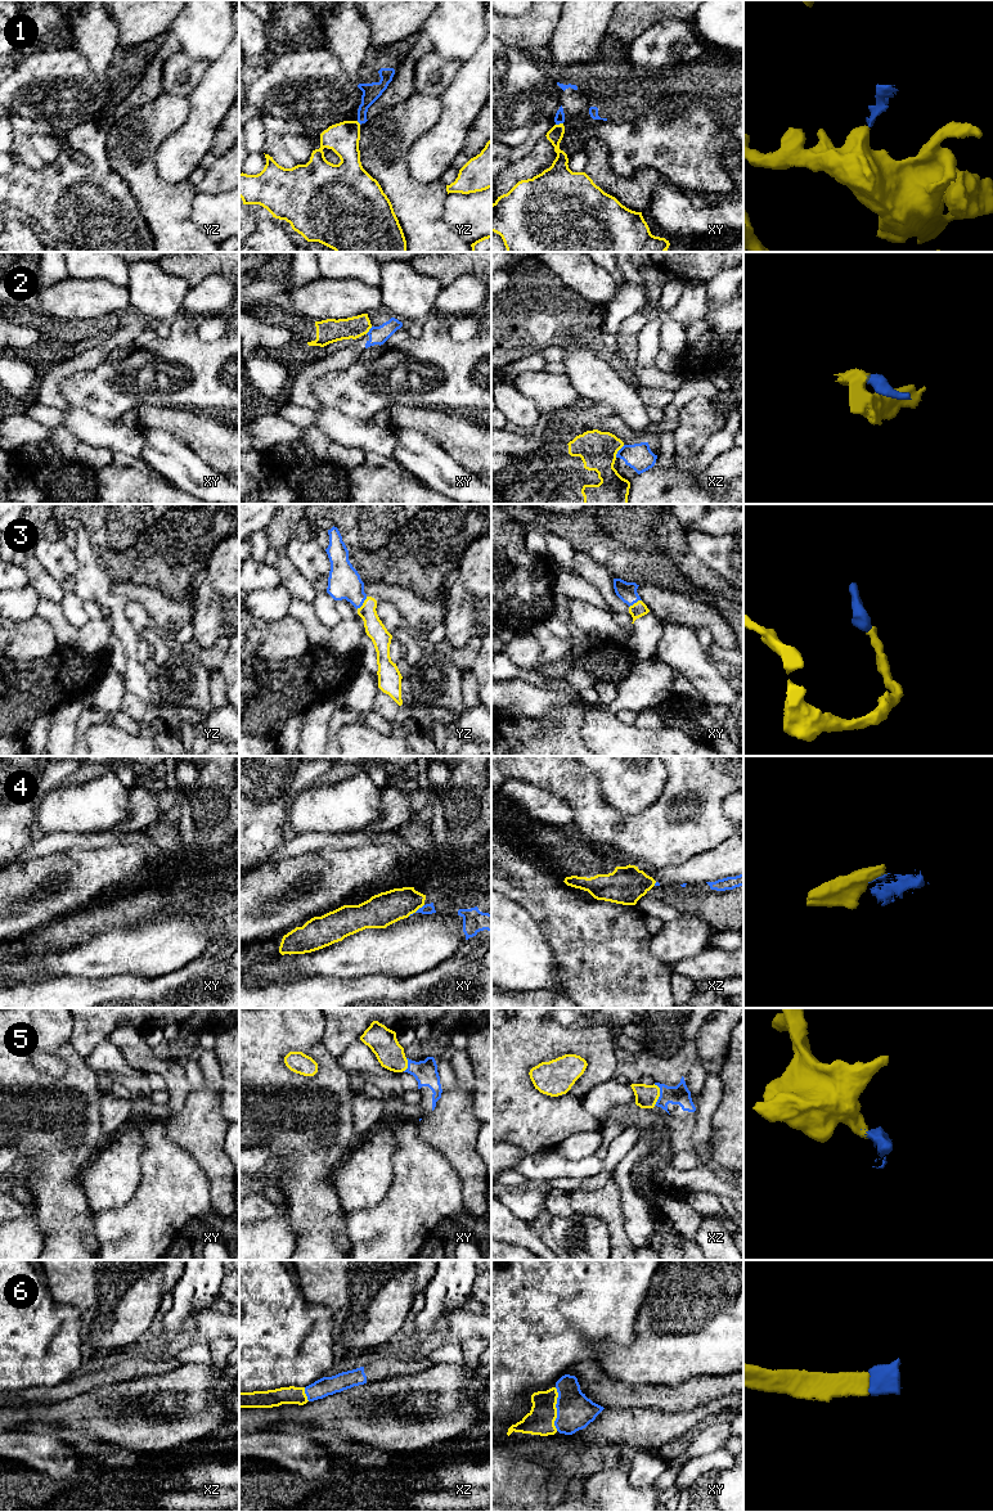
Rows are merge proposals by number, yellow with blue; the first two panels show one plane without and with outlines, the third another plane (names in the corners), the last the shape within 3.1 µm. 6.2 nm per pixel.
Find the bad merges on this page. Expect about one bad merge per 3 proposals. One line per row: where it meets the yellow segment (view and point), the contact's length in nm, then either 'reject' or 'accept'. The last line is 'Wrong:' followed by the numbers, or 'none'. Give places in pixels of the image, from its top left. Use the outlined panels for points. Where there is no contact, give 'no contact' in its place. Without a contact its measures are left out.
1: contact xy (560, 124); length 50 nm; reject
2: contact xz (618, 450); length 100 nm; reject
3: contact yz (363, 603); length 100 nm; accept
4: contact xy (416, 910); length 130 nm; accept
5: contact xz (659, 1094); length 140 nm; accept
6: contact xy (556, 1409); length 280 nm; accept
Wrong: 1, 2

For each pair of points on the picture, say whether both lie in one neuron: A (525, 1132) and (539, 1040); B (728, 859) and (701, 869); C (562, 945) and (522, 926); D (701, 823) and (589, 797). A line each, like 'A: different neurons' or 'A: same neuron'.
A: same neuron
B: same neuron
C: different neurons
D: same neuron

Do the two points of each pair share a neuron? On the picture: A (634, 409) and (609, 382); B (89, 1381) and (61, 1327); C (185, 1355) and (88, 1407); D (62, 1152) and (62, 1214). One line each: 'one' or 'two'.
A: one
B: two
C: two
D: one

